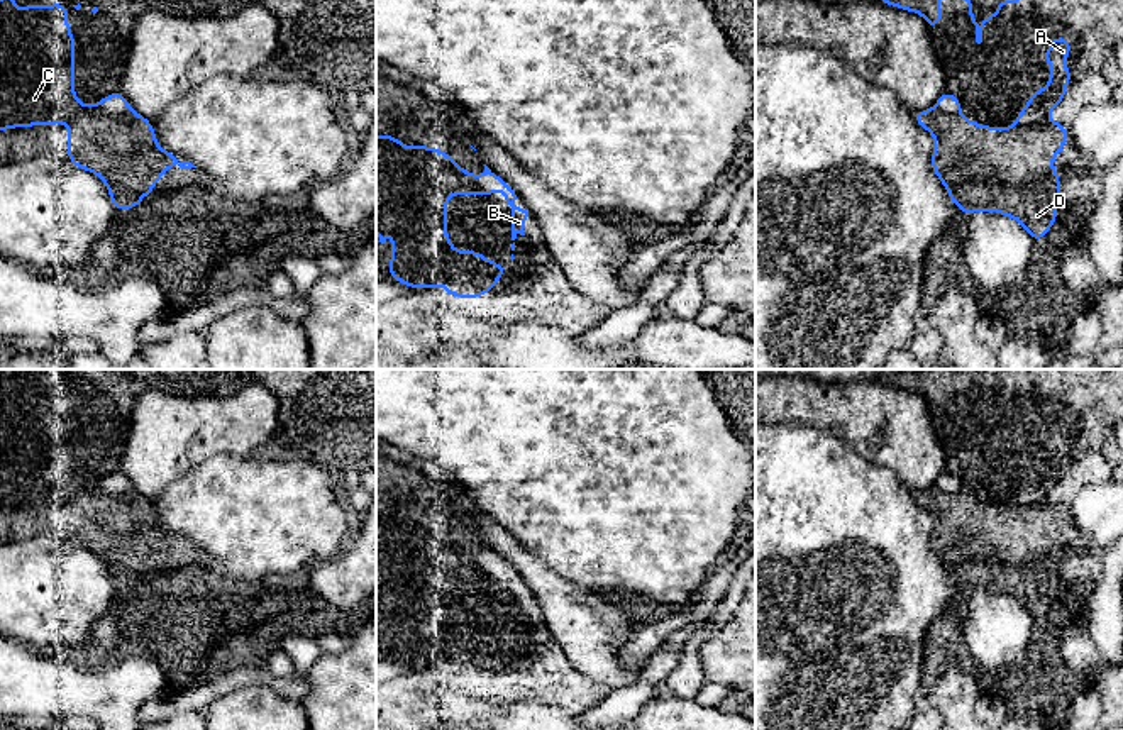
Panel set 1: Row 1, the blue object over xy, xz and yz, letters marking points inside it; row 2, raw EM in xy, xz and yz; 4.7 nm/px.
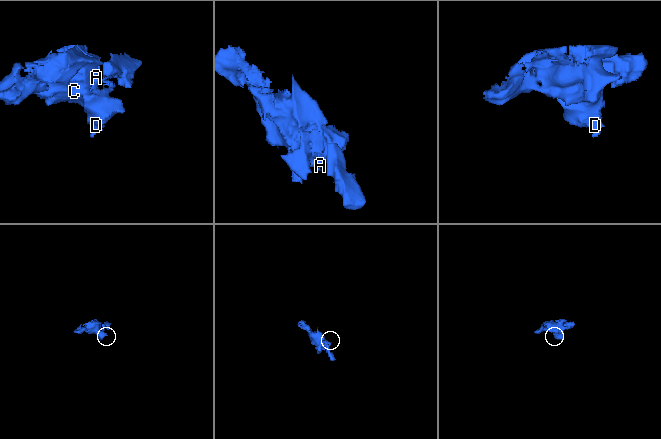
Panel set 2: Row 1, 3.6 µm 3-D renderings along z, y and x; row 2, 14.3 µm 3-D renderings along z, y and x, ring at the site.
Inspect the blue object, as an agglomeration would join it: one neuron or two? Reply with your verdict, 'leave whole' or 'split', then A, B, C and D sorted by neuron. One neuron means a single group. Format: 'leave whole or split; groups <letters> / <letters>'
leave whole; groups A B C D

